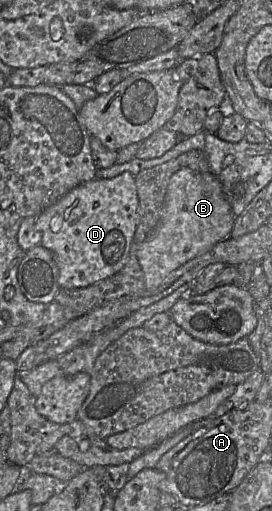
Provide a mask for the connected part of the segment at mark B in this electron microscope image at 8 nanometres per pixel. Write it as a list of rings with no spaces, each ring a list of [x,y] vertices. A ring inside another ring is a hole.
[[[186,167],[175,172],[168,183],[159,224],[148,239],[138,244],[136,254],[144,273],[146,294],[160,291],[163,282],[174,270],[228,238],[235,218],[223,192],[222,184],[215,175],[211,172],[196,172]]]

